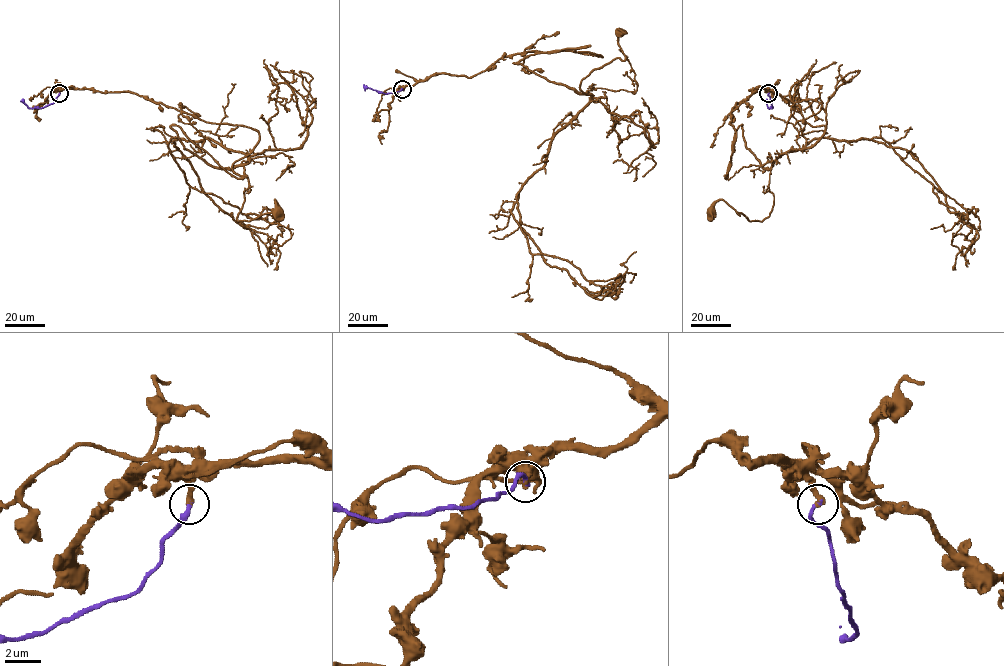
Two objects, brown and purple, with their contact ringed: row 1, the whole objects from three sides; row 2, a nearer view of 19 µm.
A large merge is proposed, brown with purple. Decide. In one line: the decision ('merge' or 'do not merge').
merge

